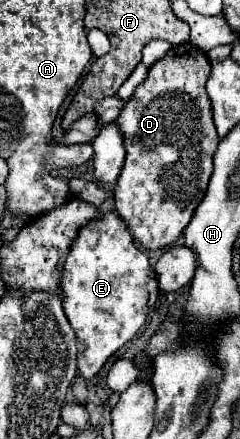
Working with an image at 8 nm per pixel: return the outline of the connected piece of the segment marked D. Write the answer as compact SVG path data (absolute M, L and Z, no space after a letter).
M191 43L171 47L171 51L149 69L149 79L143 87L137 87L133 99L125 105L123 113L117 119L127 149L123 171L113 189L113 193L117 193L117 213L127 223L131 235L137 237L145 249L157 251L171 245L183 233L183 229L191 221L195 207L205 197L207 183L213 173L213 153L219 145L211 101L205 91L209 73L211 63L199 47L193 47Z

